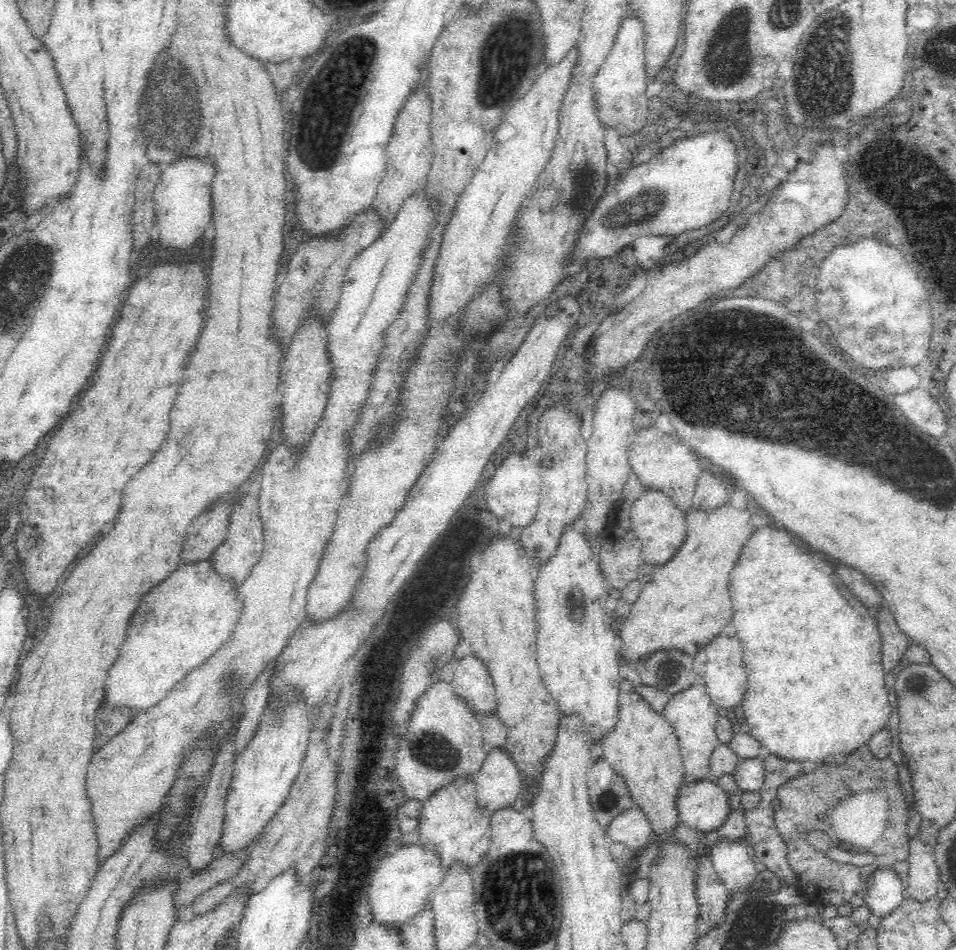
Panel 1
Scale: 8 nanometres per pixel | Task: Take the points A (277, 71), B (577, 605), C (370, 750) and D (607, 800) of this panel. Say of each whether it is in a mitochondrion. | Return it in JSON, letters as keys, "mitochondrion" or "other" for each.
{"A":"other","B":"mitochondrion","C":"other","D":"mitochondrion"}

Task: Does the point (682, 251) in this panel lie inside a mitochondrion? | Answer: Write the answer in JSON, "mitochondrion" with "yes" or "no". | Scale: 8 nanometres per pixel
{"mitochondrion":"no"}

